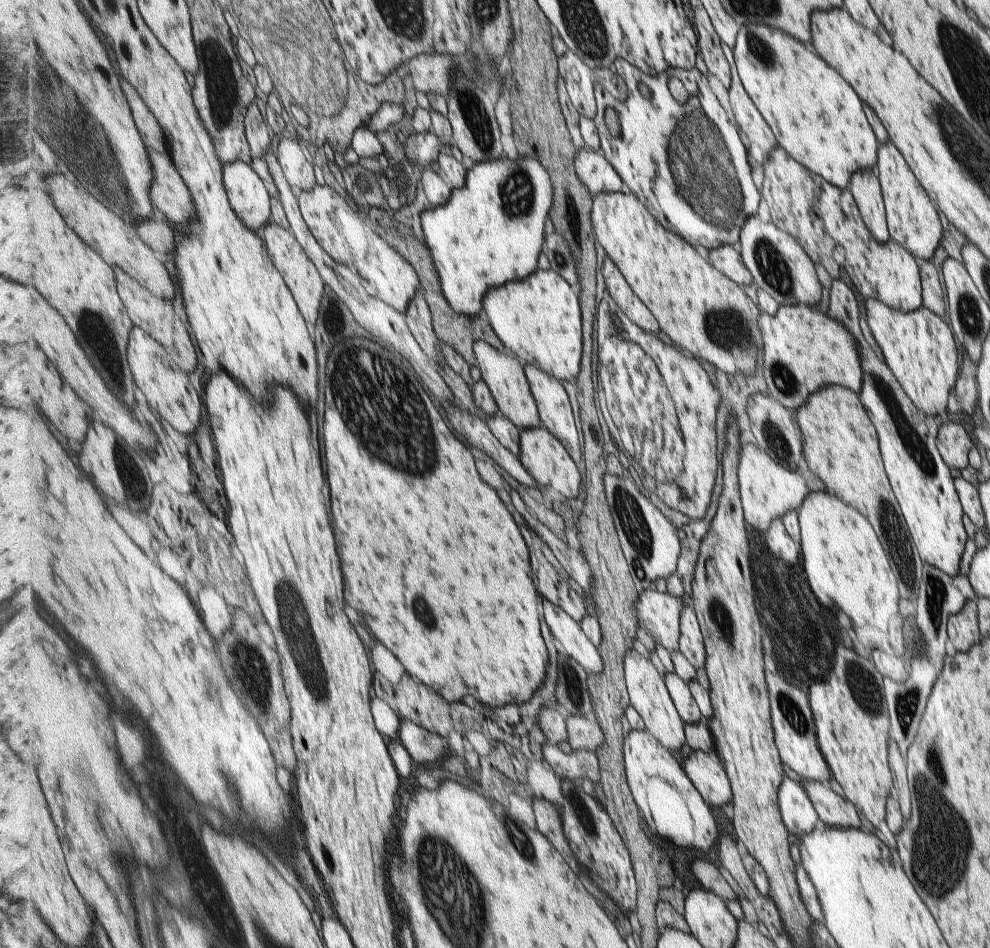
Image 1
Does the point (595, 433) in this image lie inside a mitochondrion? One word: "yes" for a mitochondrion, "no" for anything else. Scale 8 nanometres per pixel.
no

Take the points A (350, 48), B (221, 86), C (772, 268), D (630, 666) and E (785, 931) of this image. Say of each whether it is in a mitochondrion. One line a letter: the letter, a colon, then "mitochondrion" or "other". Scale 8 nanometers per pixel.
A: mitochondrion
B: mitochondrion
C: mitochondrion
D: other
E: other

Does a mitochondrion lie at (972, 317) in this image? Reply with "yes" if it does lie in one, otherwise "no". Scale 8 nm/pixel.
yes

